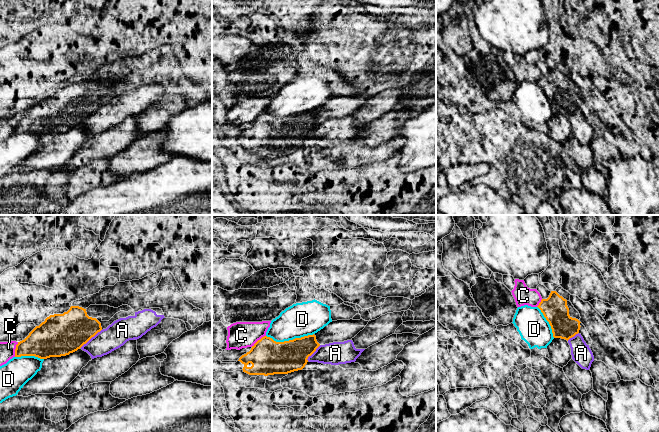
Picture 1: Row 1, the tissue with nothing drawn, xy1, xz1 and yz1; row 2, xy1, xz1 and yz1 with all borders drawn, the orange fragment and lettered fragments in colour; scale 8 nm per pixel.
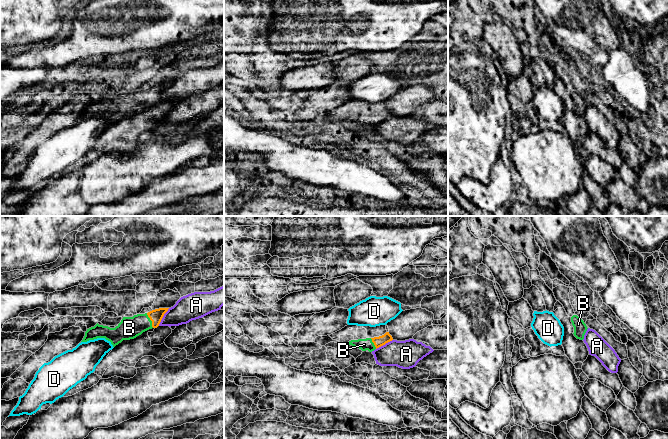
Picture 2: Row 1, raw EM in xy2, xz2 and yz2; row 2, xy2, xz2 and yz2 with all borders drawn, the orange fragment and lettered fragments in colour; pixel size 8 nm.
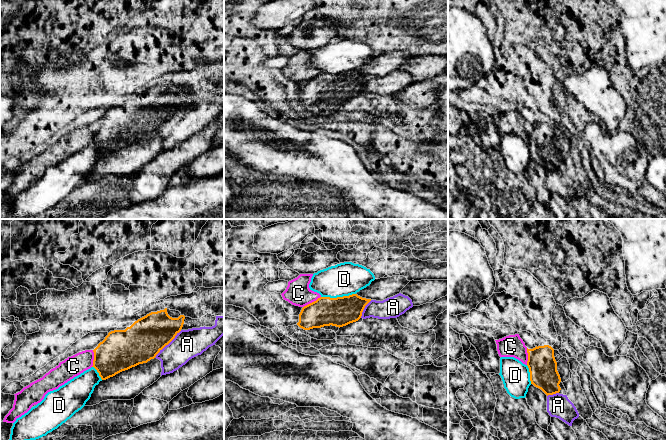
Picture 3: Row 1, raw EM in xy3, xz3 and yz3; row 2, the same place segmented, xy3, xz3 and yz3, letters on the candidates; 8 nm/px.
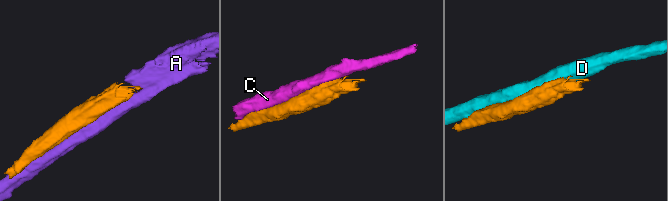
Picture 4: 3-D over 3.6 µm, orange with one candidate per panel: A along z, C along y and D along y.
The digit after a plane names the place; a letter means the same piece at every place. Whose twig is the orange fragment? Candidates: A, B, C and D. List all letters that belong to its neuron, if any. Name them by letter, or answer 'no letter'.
B

